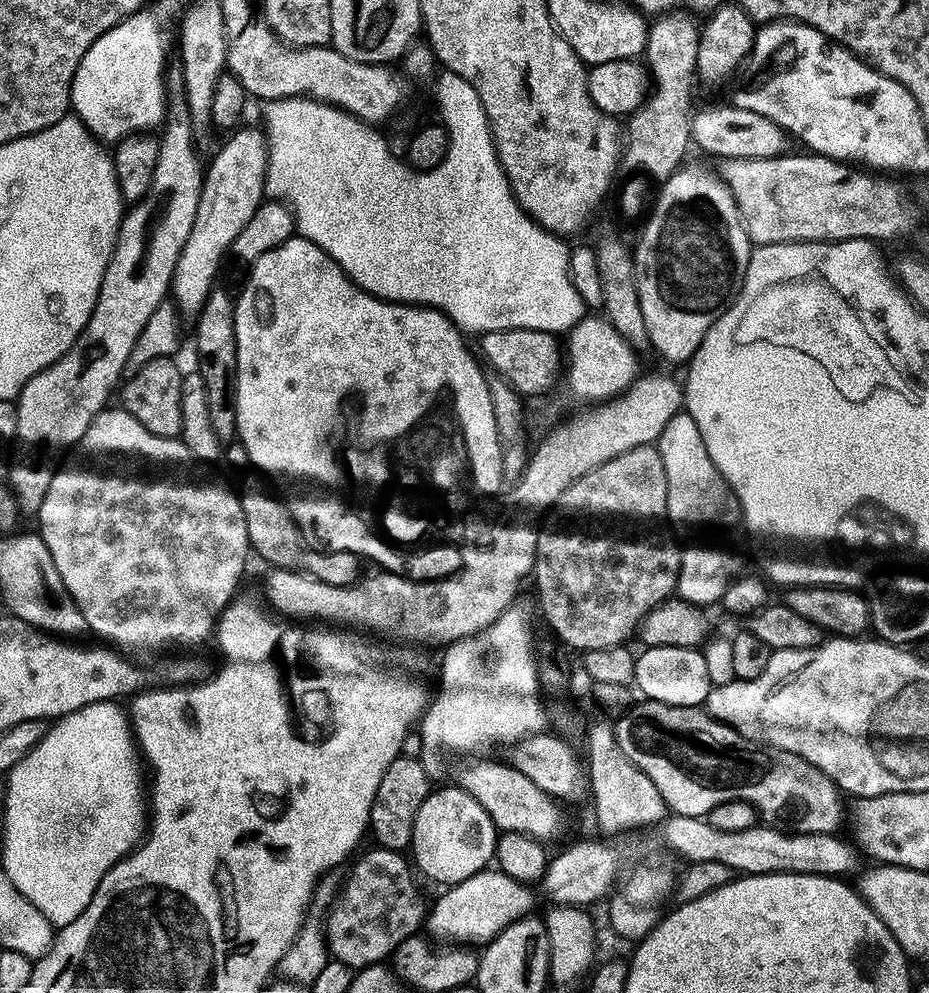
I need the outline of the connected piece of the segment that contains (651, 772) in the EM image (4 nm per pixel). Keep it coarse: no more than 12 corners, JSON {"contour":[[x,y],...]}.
{"contour":[[645,699],[622,754],[675,814],[741,800],[765,825],[841,831],[845,797],[703,707]]}

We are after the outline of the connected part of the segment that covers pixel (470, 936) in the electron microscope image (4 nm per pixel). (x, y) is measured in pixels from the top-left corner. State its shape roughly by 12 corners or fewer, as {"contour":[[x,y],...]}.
{"contour":[[499,870],[445,887],[426,932],[483,946],[529,915],[529,885]]}

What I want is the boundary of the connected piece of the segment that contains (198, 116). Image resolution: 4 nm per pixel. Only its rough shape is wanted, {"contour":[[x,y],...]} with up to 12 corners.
{"contour":[[218,6],[181,15],[180,67],[193,139],[212,131],[225,71]]}

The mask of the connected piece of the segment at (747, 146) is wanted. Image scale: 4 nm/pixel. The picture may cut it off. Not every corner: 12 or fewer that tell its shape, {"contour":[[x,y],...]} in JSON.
{"contour":[[731,102],[691,113],[691,143],[715,158],[783,156],[789,137]]}

